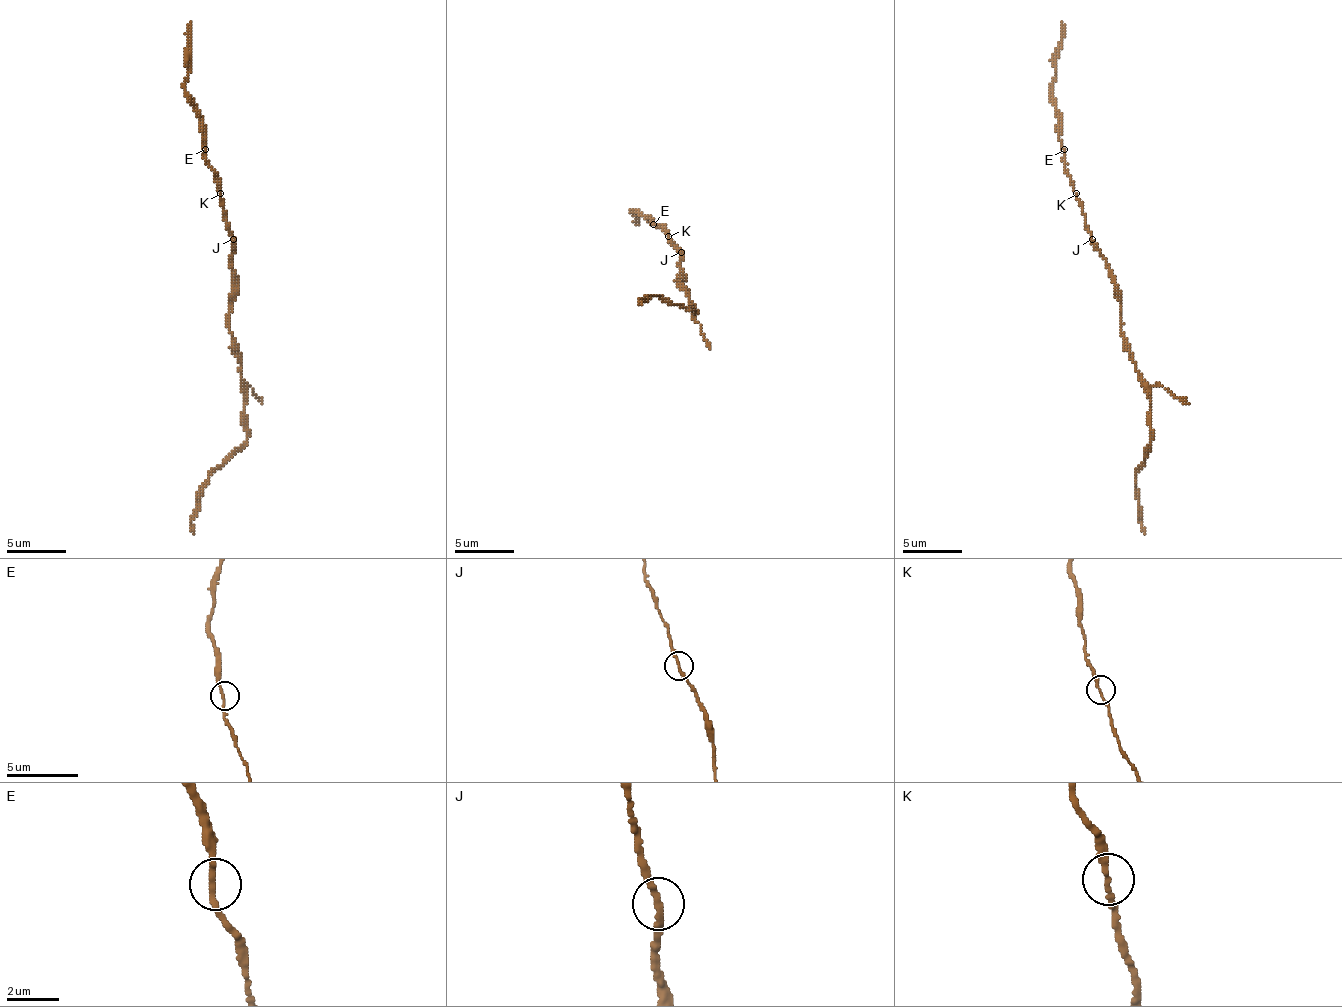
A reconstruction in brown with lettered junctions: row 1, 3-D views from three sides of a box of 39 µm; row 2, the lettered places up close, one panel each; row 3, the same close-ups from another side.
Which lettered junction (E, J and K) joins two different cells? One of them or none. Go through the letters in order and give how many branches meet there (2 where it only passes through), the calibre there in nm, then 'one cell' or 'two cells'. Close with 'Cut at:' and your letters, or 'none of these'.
E: 2 branches meet; 240 nm thick; one cell
J: 2 branches meet; 280 nm thick; one cell
K: 2 branches meet; 240 nm thick; one cell
Cut at: none of these

